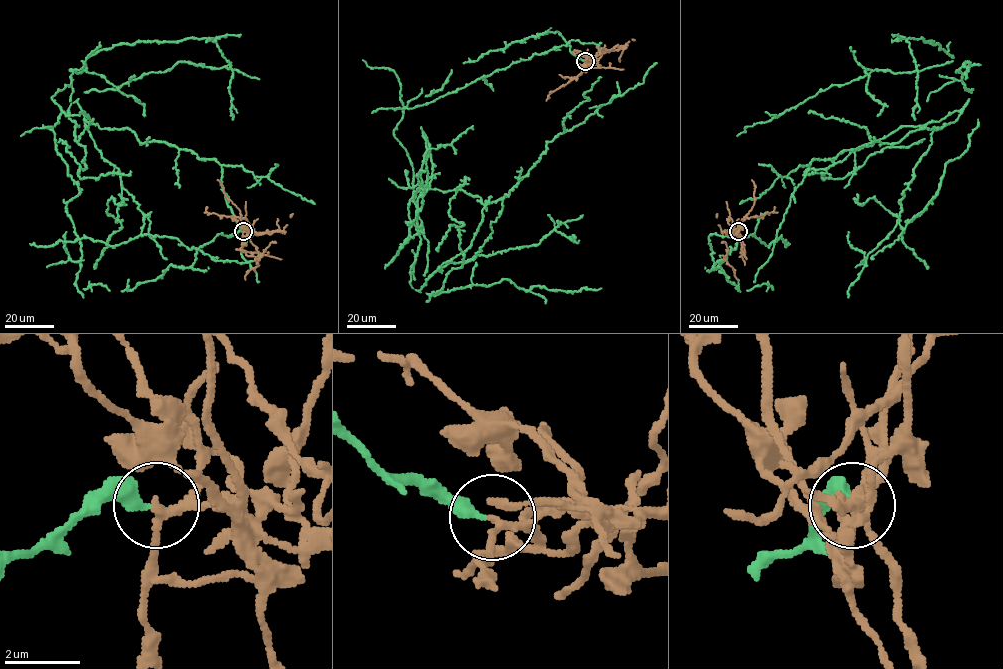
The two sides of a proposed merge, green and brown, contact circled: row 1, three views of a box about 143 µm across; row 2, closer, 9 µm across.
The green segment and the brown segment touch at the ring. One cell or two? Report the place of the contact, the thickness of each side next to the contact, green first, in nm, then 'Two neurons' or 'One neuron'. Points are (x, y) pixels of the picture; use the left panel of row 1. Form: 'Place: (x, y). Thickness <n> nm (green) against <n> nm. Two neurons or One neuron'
Place: (243, 231). Thickness 340 nm (green) against 150 nm. Two neurons

